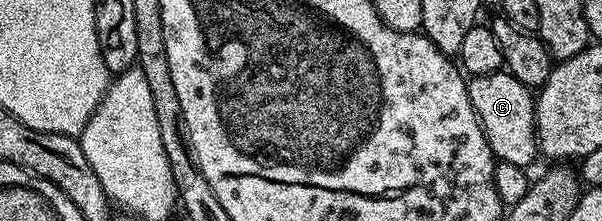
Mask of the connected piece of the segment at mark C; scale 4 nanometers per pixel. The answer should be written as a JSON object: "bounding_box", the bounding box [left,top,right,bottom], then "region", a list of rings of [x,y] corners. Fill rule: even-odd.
{"bounding_box":[469,69,539,166],"region":[[[503,69],[491,75],[475,75],[469,80],[470,100],[478,114],[484,137],[492,149],[495,160],[508,165],[531,166],[534,158],[539,158],[538,130],[534,116],[535,96],[531,88],[525,87],[509,71]]]}

